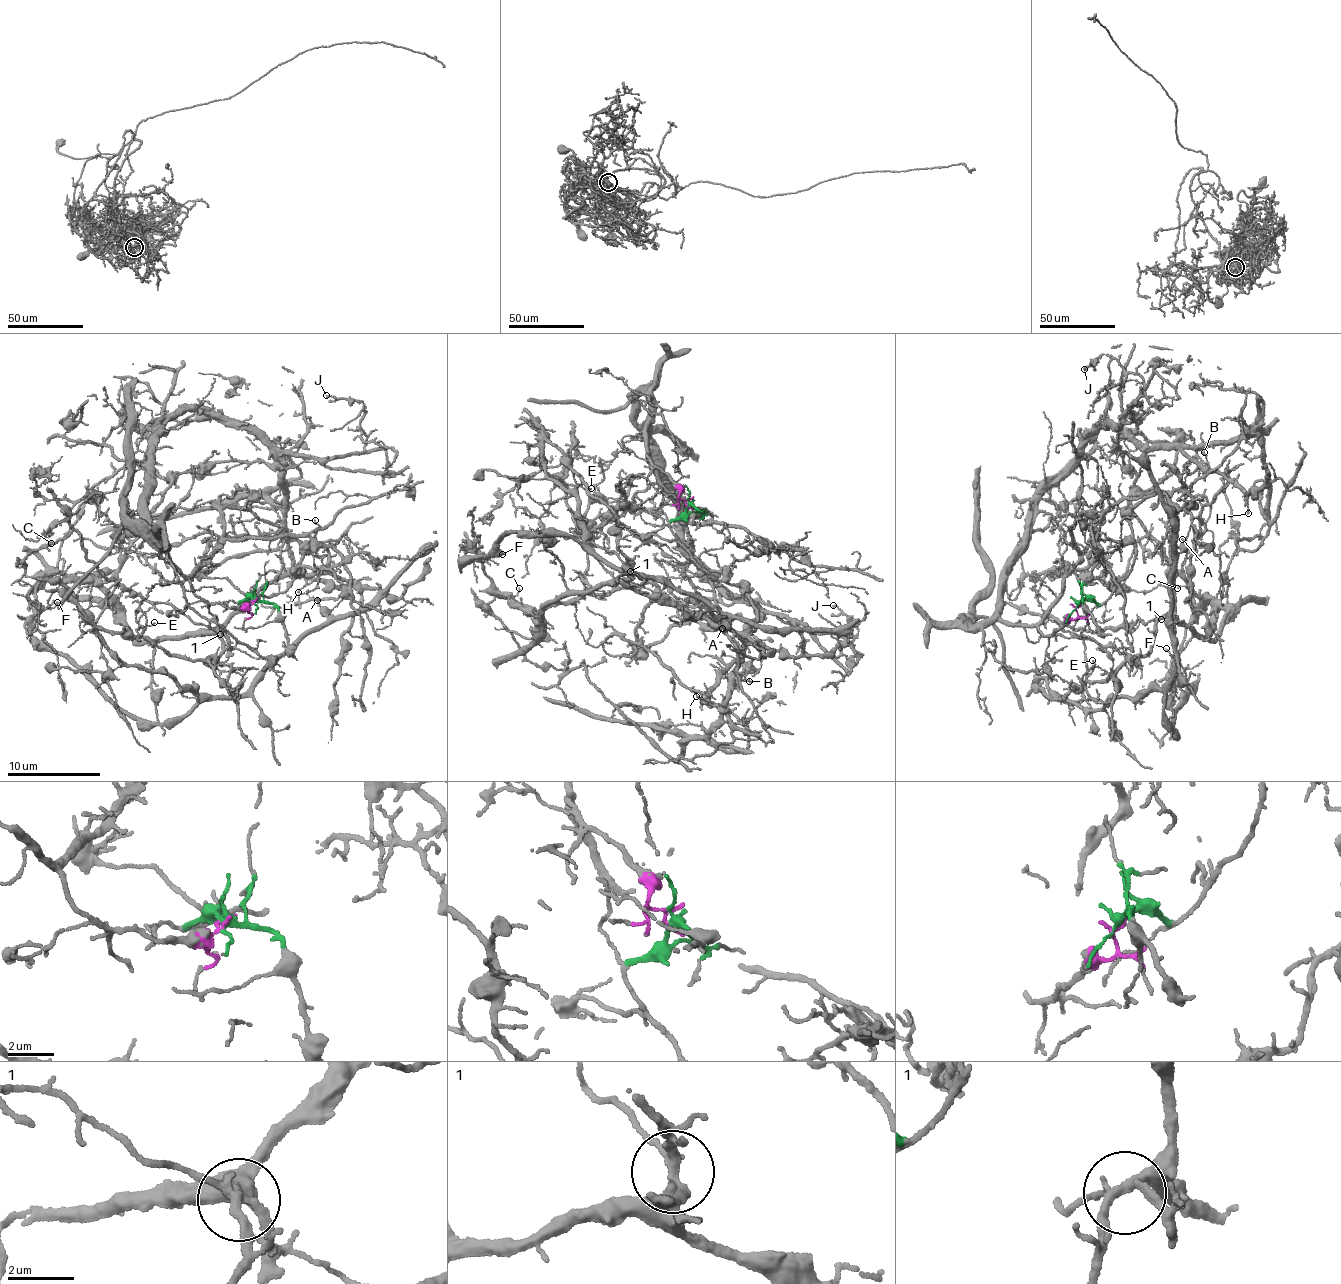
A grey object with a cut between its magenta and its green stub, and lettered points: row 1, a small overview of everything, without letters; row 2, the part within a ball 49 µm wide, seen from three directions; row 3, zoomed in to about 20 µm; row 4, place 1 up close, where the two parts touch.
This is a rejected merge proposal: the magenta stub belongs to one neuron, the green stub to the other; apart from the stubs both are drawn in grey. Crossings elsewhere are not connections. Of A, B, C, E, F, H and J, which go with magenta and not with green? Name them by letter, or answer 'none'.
B, H, J

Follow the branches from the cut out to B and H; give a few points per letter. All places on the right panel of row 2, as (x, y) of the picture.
B: (1079, 604), (1075, 619), (1045, 637), (1038, 627), (1092, 525), (1126, 498), (1192, 485), (1210, 468), (1203, 451)
H: (1079, 604), (1045, 637), (1015, 627), (1000, 616), (1002, 568), (1029, 505), (1105, 420), (1219, 472), (1248, 513)

